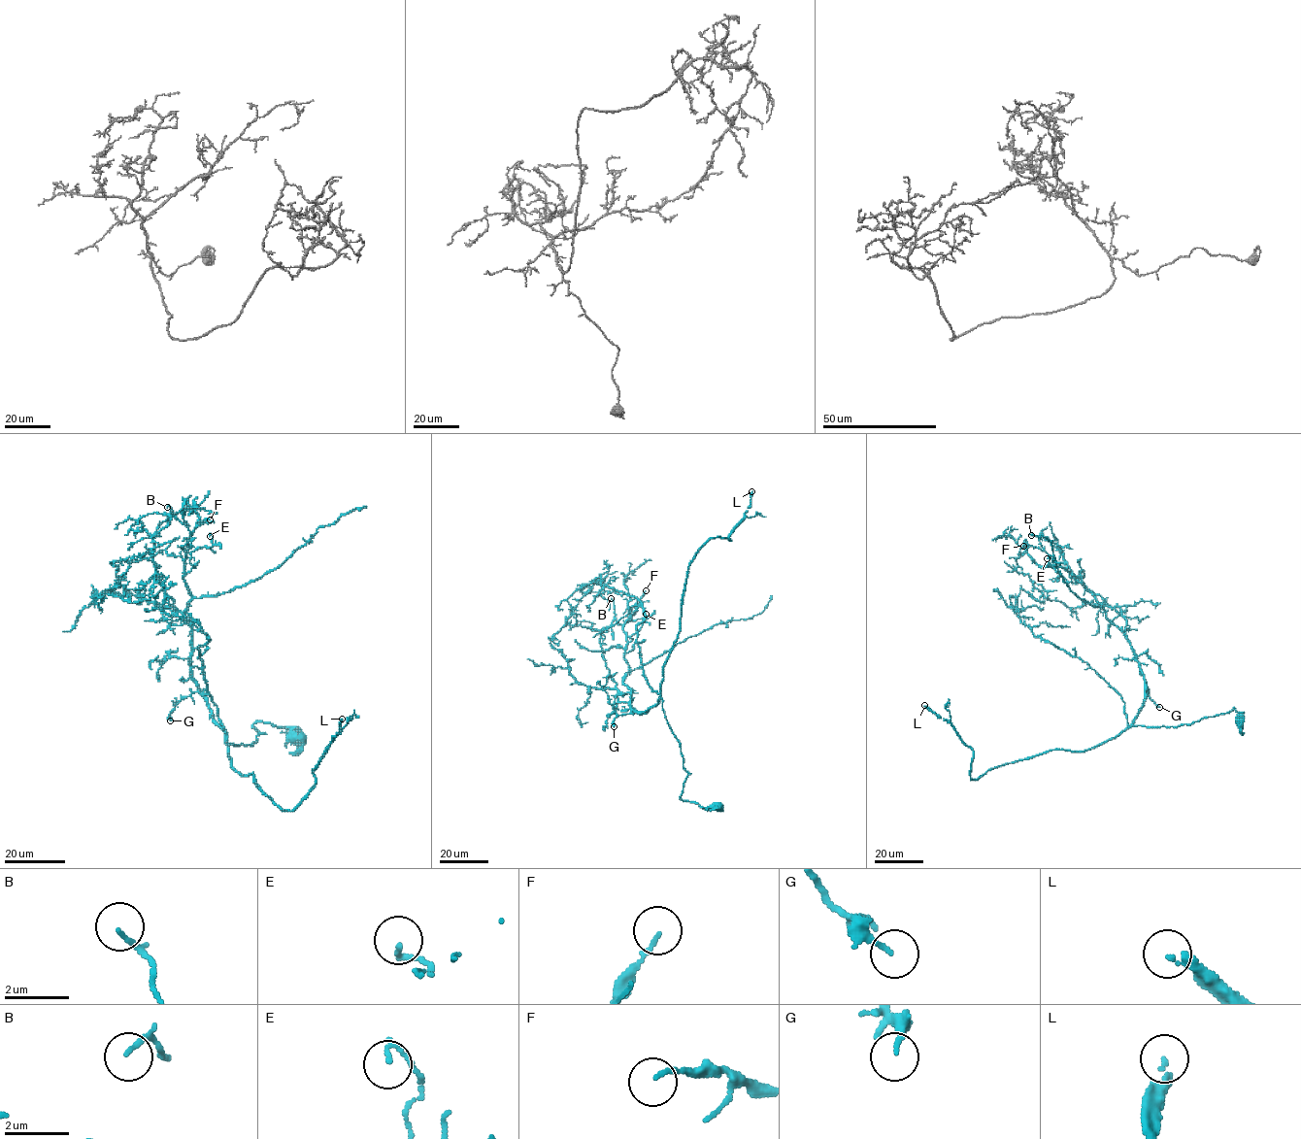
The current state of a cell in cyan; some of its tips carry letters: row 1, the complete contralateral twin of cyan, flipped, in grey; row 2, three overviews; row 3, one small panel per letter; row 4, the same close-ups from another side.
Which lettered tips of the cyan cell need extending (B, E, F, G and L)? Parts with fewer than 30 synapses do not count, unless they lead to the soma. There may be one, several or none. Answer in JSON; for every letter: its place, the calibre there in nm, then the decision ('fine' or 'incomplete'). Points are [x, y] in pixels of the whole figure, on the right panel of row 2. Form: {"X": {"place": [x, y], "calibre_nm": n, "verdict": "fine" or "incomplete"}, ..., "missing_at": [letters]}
{"B": {"place": [1031, 535], "calibre_nm": 100, "verdict": "fine"}, "E": {"place": [1047, 558], "calibre_nm": 130, "verdict": "fine"}, "F": {"place": [1023, 546], "calibre_nm": 130, "verdict": "fine"}, "G": {"place": [1159, 707], "calibre_nm": 150, "verdict": "fine"}, "L": {"place": [924, 705], "calibre_nm": 120, "verdict": "incomplete"}, "missing_at": ["L"]}

